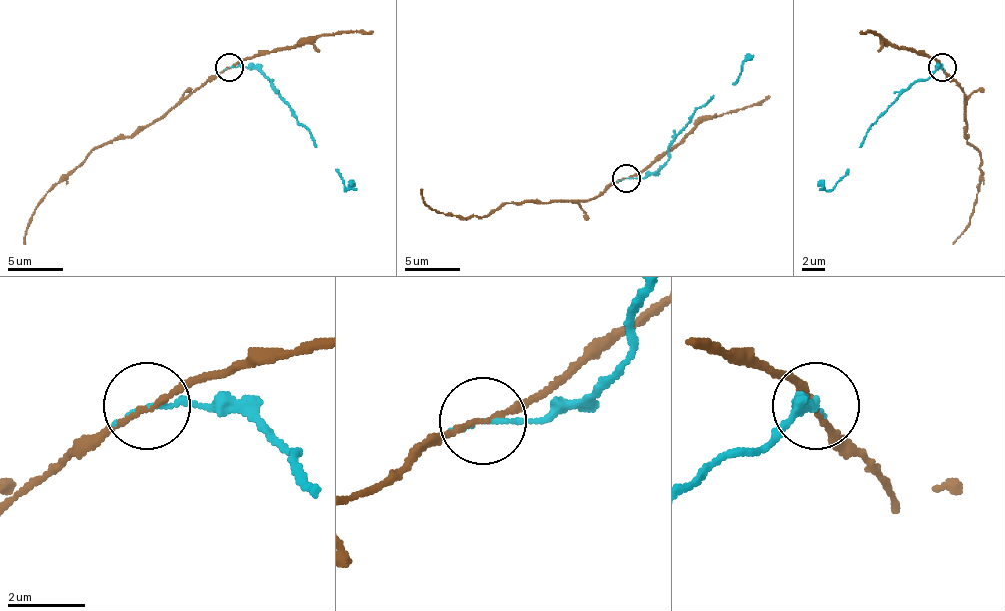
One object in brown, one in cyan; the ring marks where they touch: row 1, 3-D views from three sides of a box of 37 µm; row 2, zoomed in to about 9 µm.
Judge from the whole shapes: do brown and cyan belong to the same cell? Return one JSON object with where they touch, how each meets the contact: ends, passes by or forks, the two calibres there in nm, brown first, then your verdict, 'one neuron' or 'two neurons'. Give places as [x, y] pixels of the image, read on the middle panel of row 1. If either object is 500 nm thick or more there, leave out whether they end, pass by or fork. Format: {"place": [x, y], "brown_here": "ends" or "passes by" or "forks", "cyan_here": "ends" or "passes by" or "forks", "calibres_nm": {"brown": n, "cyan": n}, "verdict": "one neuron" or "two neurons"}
{"place": [626, 178], "brown_here": "passes by", "cyan_here": "ends", "calibres_nm": {"brown": 130, "cyan": 120}, "verdict": "two neurons"}

